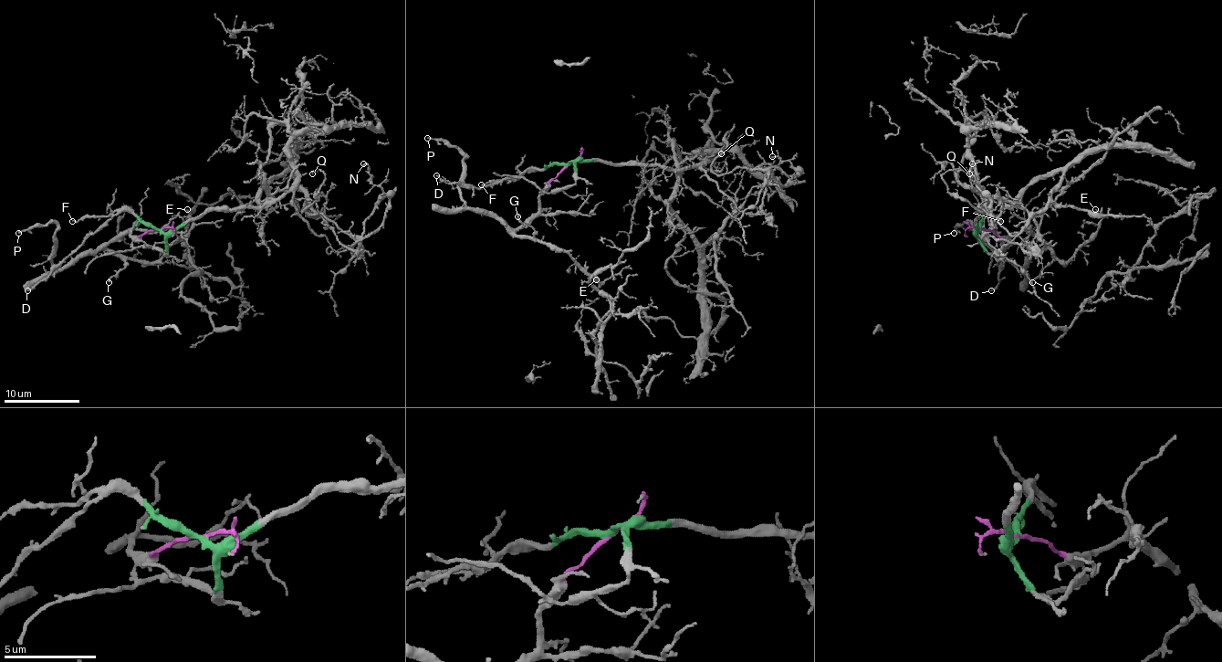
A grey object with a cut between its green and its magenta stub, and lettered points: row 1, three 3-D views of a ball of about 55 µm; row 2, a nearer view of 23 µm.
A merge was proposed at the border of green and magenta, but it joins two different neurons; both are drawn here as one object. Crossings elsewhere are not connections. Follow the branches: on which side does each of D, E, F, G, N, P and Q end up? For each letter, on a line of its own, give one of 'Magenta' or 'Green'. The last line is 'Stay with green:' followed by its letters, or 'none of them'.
D: Green
E: Magenta
F: Green
G: Magenta
N: Green
P: Magenta
Q: Green
Stay with green: D, F, N, Q

